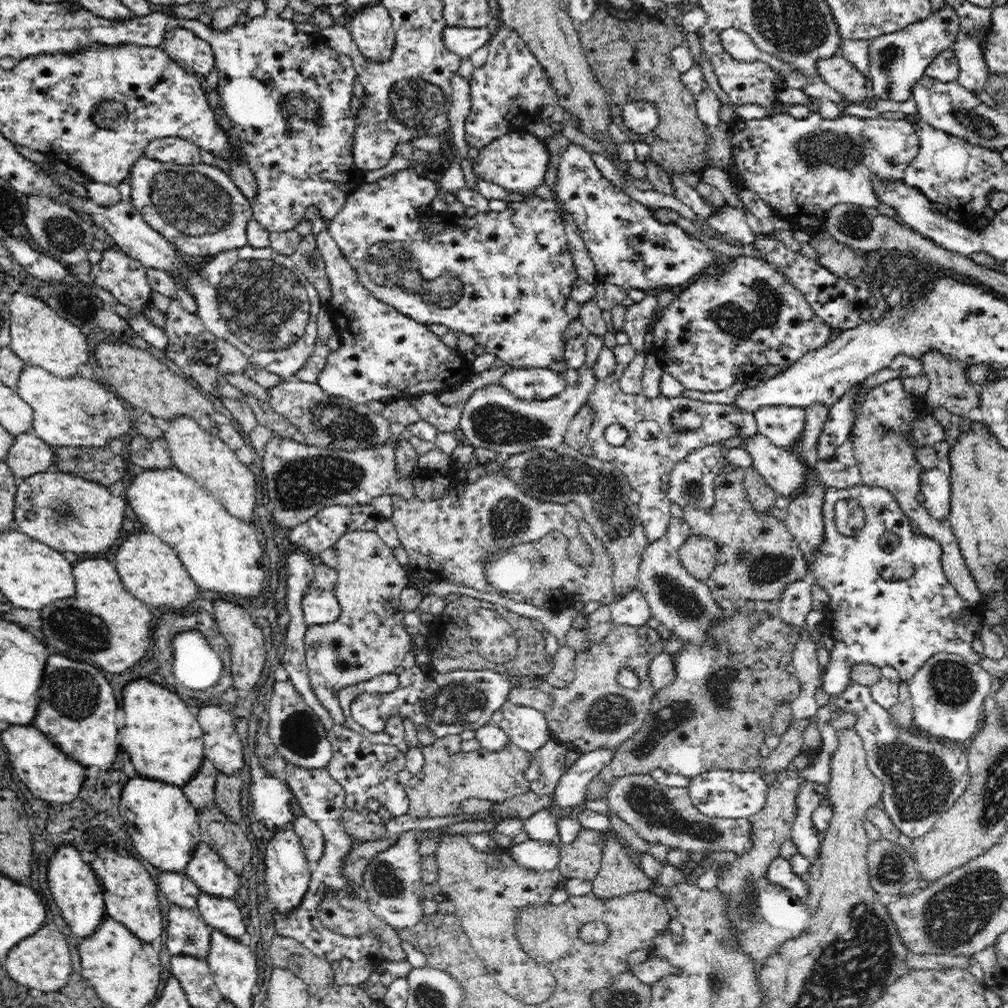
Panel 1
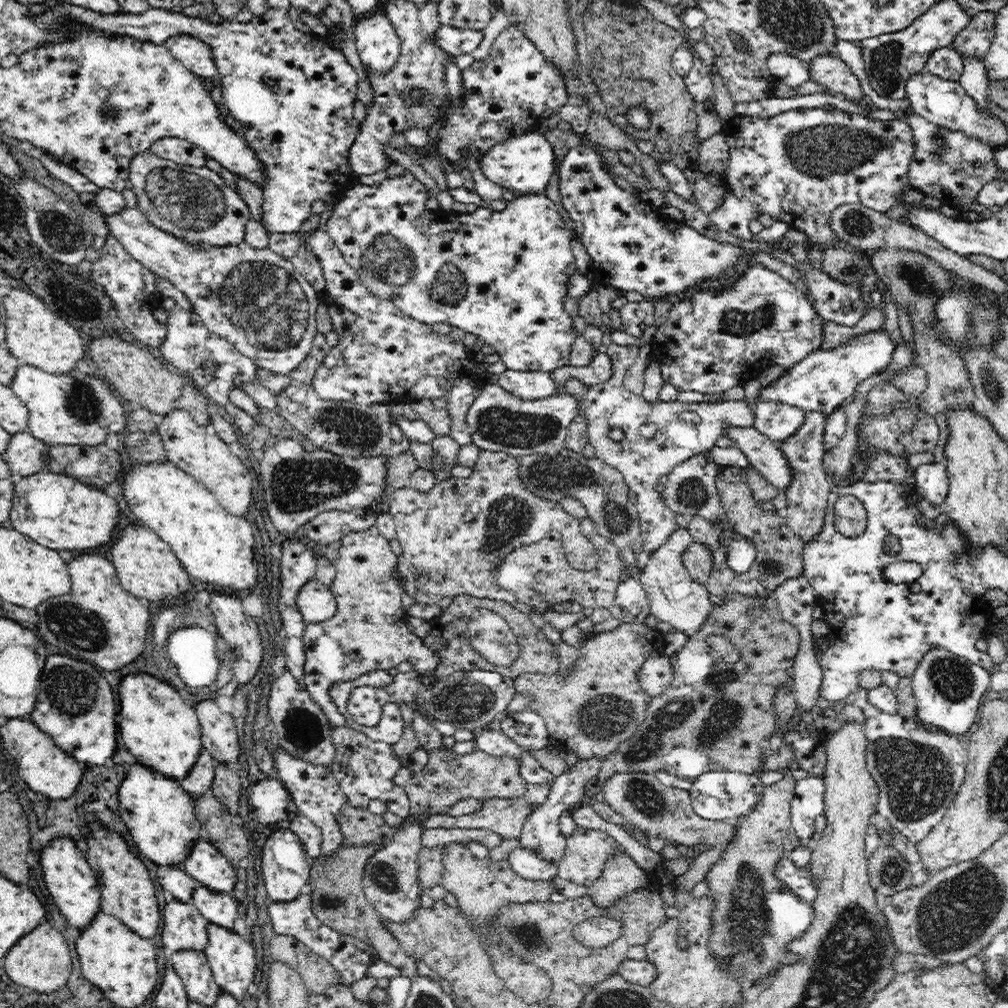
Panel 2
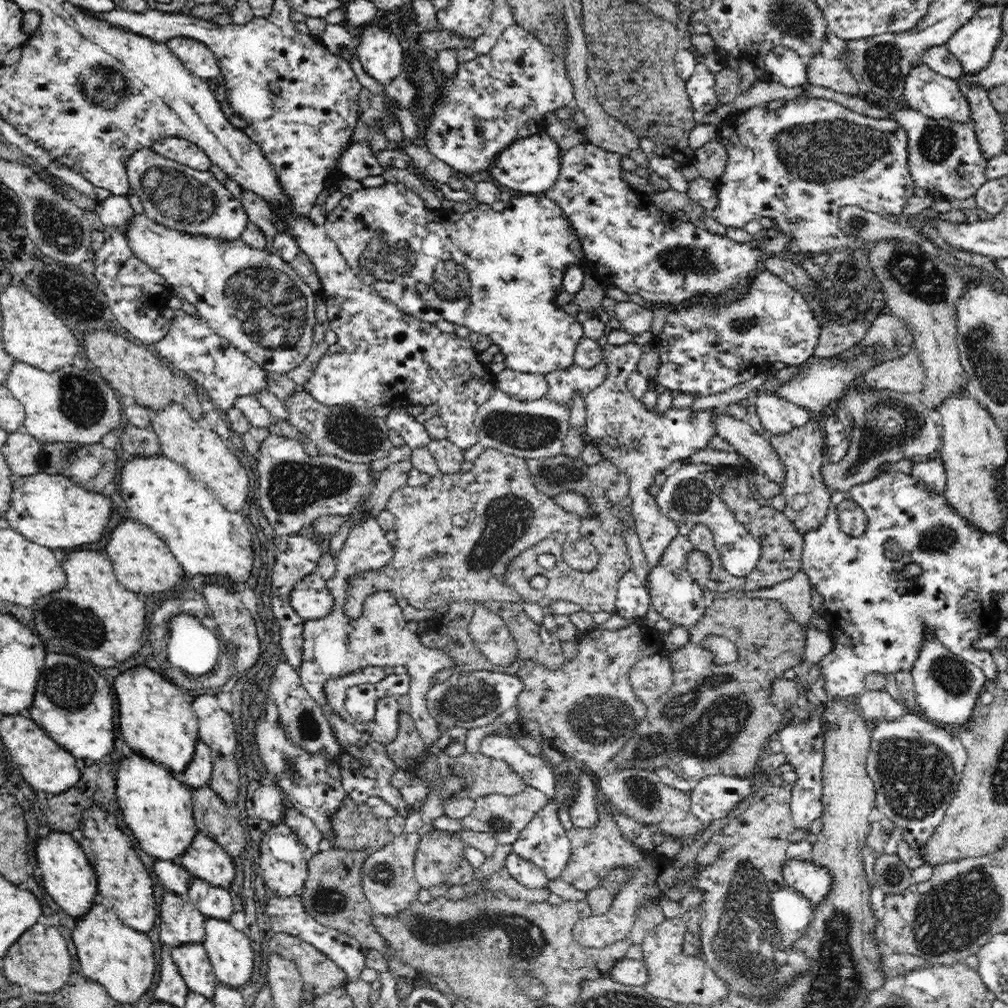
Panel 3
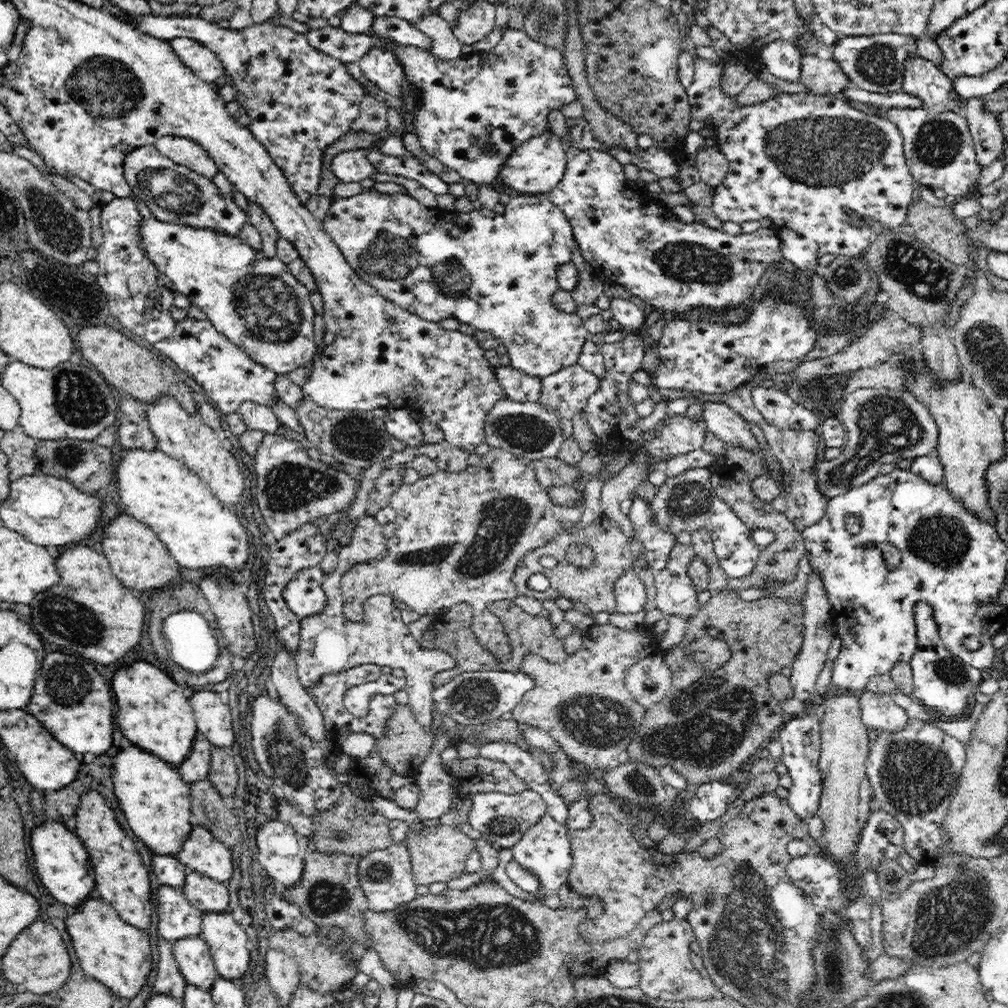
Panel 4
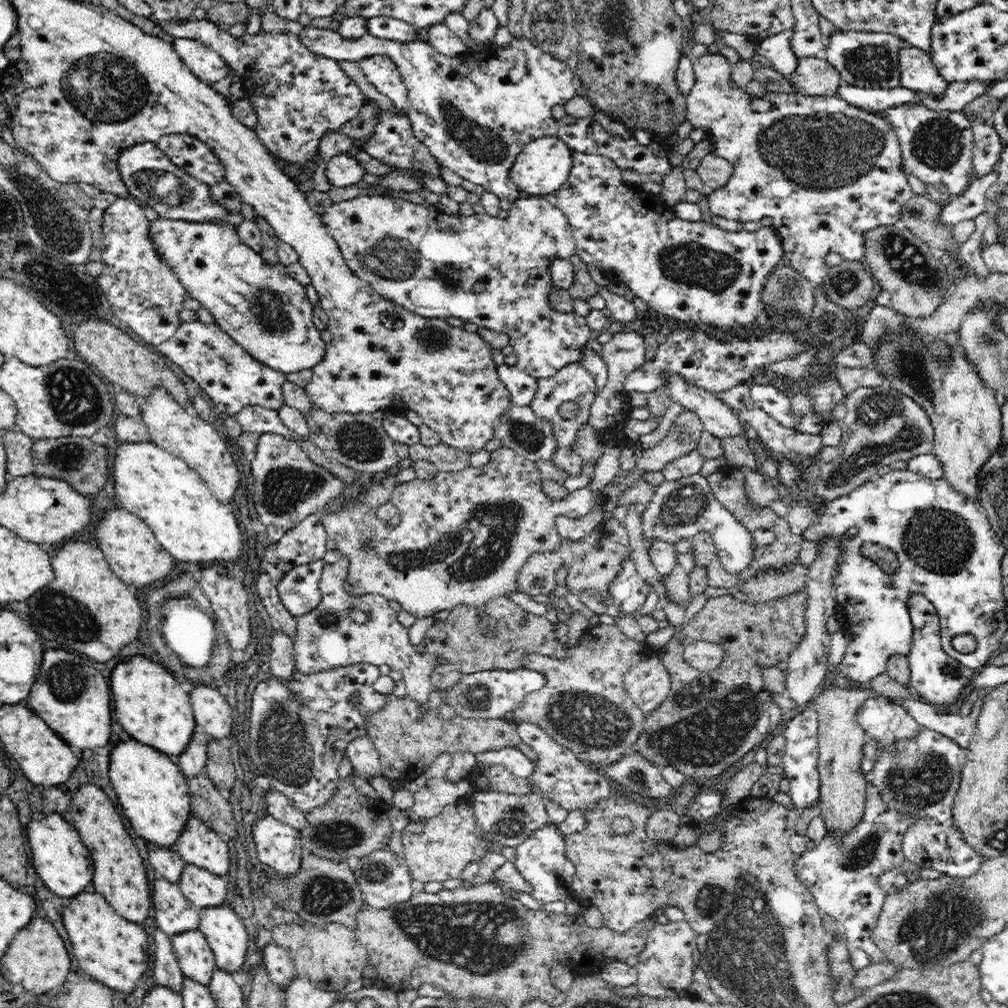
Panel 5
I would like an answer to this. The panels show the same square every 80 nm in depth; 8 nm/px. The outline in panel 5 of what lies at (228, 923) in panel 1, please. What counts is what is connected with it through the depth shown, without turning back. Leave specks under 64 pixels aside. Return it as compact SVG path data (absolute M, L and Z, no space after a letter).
M185 865L178 886L196 909L216 908L226 903L226 878L204 868Z

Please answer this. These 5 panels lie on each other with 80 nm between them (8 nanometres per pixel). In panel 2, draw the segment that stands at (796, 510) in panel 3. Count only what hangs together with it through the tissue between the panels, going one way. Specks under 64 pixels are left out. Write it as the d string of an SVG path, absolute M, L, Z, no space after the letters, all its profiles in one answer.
M808 412L804 424L792 436L778 443L792 469L792 480L784 490L787 498L787 506L784 509L785 519L788 527L805 543L809 543L823 527L828 494L834 485L833 481L826 476L822 466L825 453L823 436L826 419L827 414L822 412Z

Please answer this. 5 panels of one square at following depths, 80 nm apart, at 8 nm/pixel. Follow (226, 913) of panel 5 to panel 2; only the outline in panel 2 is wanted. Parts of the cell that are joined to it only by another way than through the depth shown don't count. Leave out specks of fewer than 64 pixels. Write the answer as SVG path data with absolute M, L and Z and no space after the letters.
M214 923L207 924L207 935L208 944L203 951L207 956L215 981L220 985L220 990L236 997L241 1002L248 986L254 982L254 974L256 974L256 954L254 954L252 944L233 929L220 927Z

